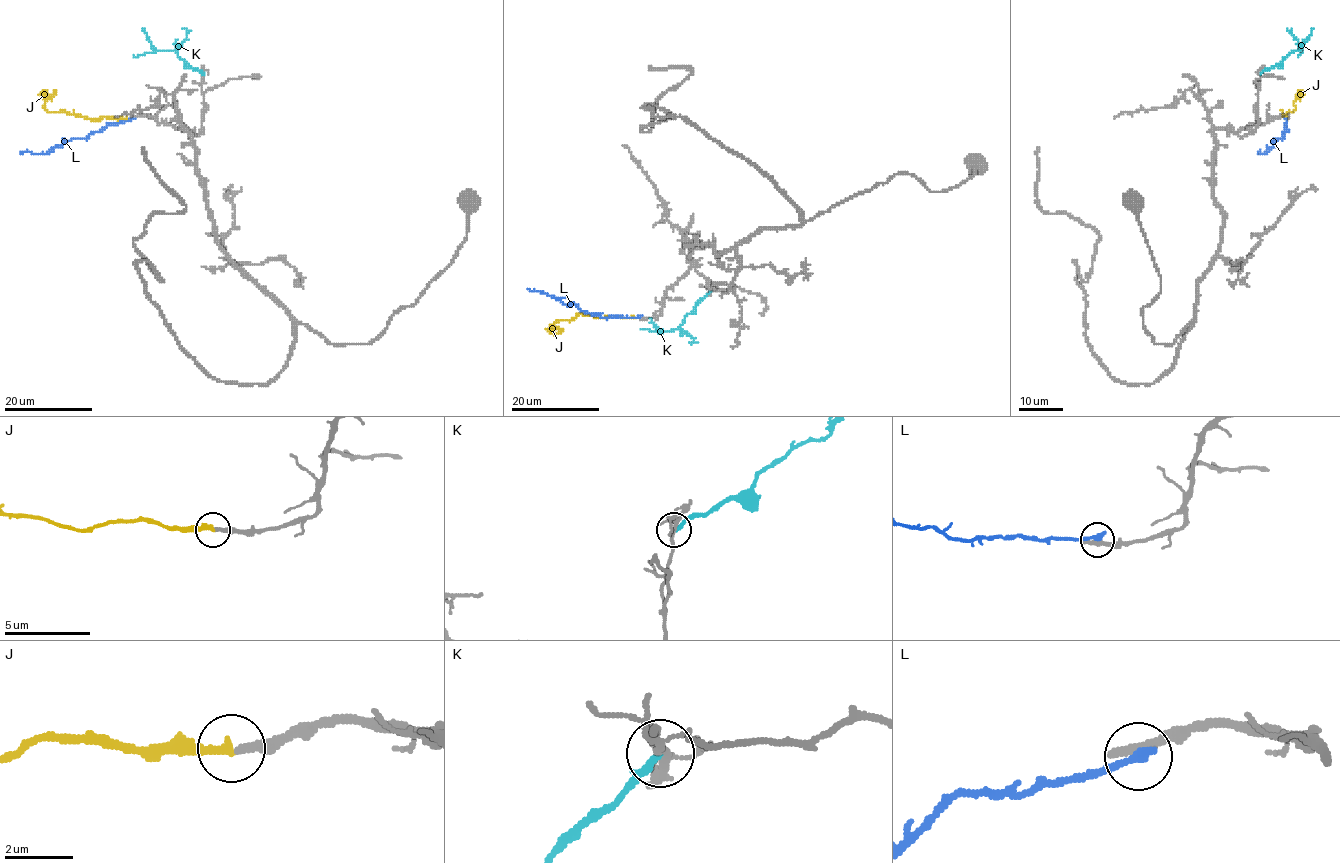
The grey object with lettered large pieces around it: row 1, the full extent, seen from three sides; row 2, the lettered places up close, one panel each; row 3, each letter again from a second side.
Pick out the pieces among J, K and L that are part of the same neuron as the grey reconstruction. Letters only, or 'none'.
J

